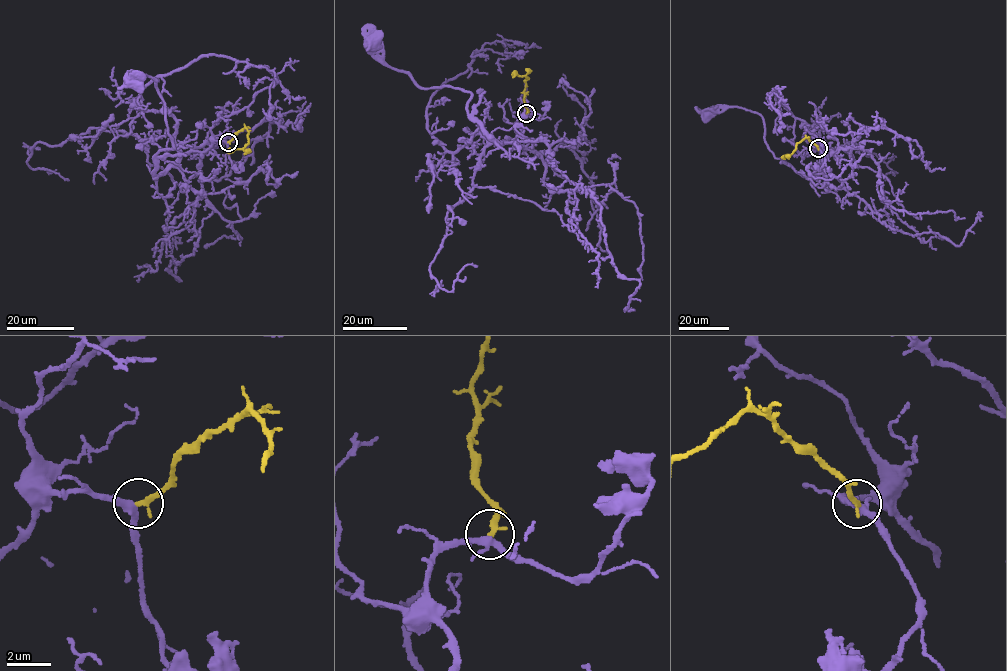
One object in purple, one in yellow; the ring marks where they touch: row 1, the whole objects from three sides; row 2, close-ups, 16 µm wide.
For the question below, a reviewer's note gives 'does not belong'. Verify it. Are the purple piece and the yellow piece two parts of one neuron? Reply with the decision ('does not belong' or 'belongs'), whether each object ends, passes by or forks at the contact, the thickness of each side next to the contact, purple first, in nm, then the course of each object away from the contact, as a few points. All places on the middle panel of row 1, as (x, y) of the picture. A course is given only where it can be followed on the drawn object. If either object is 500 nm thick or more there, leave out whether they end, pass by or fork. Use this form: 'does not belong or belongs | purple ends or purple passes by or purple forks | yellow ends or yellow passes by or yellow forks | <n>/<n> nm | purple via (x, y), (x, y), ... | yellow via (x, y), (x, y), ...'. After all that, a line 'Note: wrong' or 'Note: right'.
belongs | purple forks | yellow ends | 240/240 nm | purple via (526, 113), (518, 117), (520, 134), (495, 143), (468, 113), (471, 93), (423, 88), (389, 67), (373, 43) | yellow via (526, 113), (524, 91), (525, 80), (528, 79), (517, 74), (513, 77)
Note: wrong

